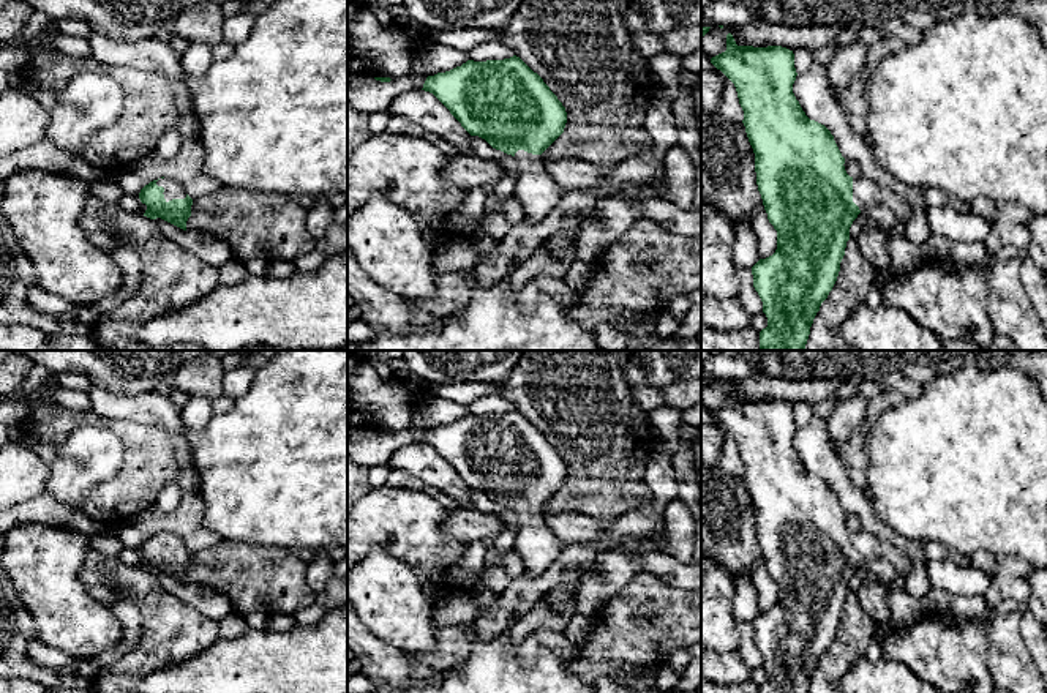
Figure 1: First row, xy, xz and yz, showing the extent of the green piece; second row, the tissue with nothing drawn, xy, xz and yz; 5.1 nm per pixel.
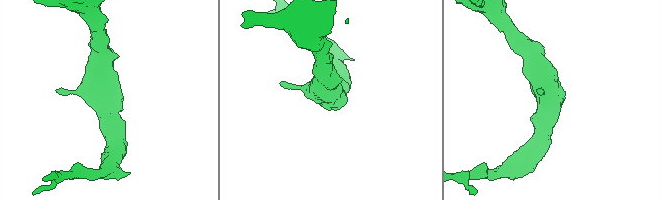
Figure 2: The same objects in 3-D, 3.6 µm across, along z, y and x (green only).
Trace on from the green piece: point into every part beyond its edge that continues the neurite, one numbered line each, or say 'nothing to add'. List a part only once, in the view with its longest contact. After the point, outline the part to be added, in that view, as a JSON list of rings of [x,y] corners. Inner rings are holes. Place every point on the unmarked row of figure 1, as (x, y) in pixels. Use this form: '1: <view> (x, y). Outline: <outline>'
1: xy (172, 543). Outline: [[[159,532],[156,535],[156,538],[164,541],[163,548],[164,548],[166,556],[169,556],[172,553],[185,553],[186,551],[185,543],[174,534]]]

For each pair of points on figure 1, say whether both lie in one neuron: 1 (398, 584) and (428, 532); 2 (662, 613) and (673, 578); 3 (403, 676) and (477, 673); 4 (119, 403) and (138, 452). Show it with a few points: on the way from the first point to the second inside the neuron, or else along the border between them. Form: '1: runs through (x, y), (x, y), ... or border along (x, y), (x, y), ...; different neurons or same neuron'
1: border along (376, 545), (406, 562), (422, 581); different neurons
2: border along (643, 569), (684, 591); different neurons
3: border along (441, 671), (442, 676); different neurons
4: border along (114, 420), (153, 423), (161, 430); different neurons

